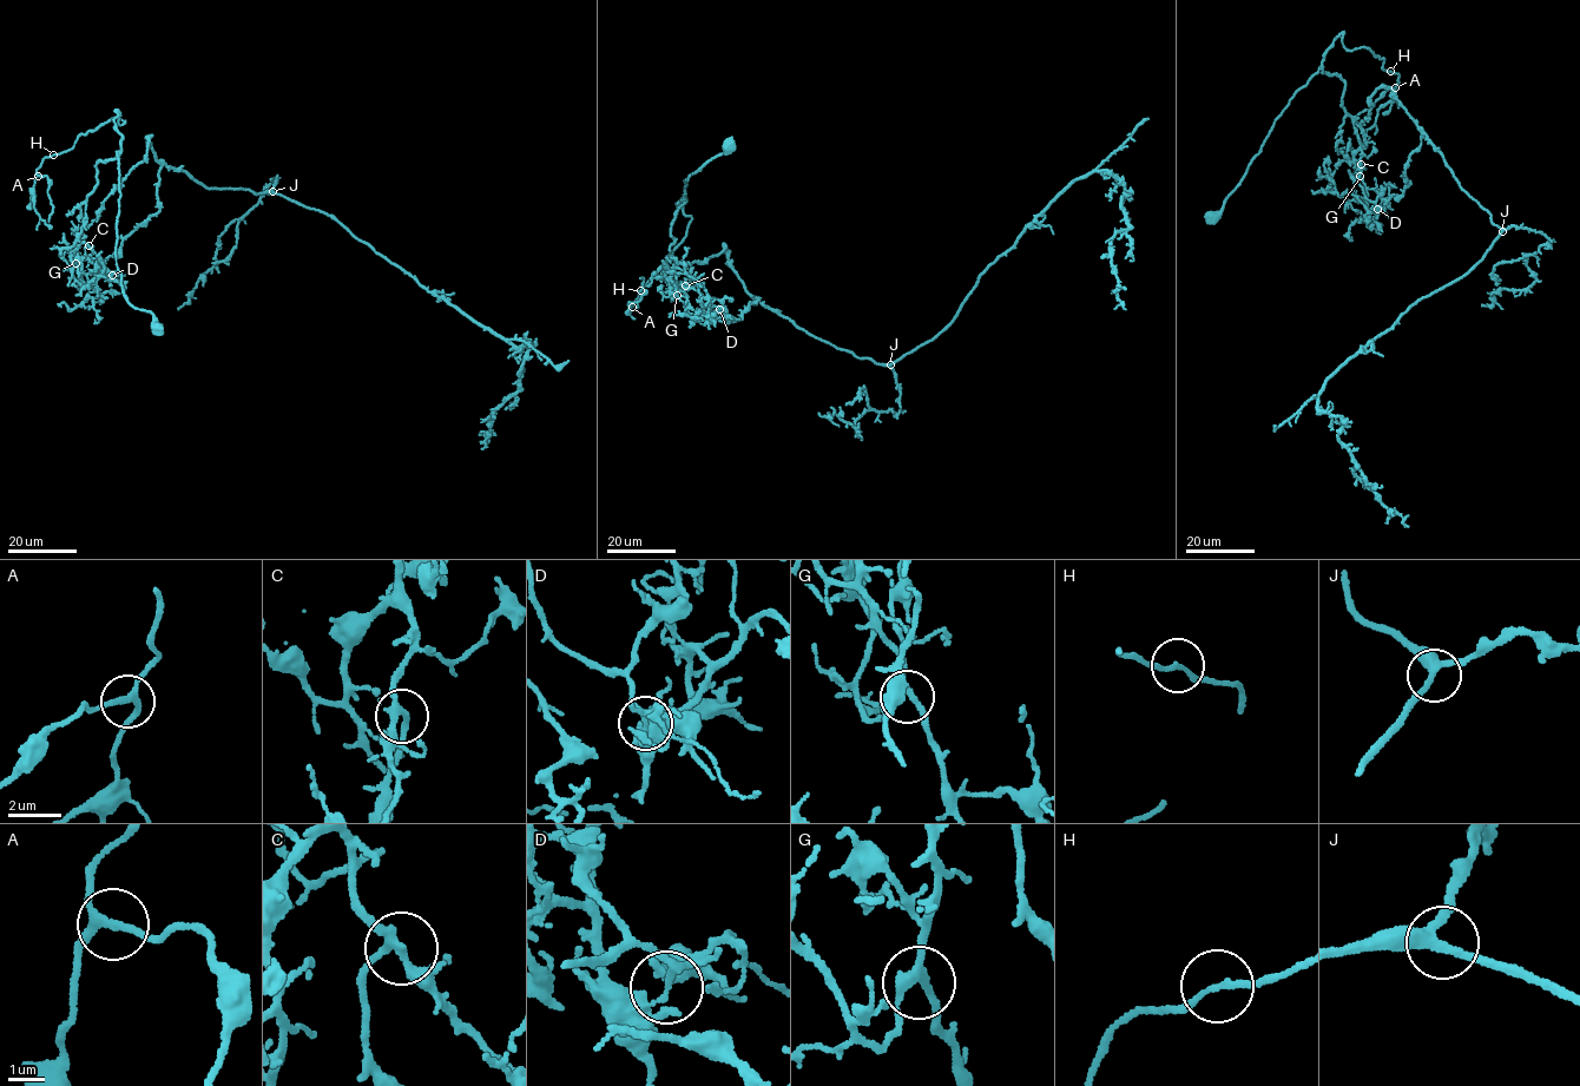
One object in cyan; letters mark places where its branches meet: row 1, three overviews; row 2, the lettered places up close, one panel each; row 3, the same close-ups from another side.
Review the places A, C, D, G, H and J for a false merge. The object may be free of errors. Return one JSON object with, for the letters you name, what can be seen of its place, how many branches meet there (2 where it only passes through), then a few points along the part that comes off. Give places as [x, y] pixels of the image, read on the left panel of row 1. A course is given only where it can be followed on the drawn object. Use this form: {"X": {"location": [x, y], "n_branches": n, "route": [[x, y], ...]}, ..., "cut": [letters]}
{"D": {"location": [112, 275], "n_branches": 3, "route": [[111, 275], [85, 255], [80, 205], [120, 150], [118, 111], [38, 169], [51, 228]]}, "cut": ["D"]}

